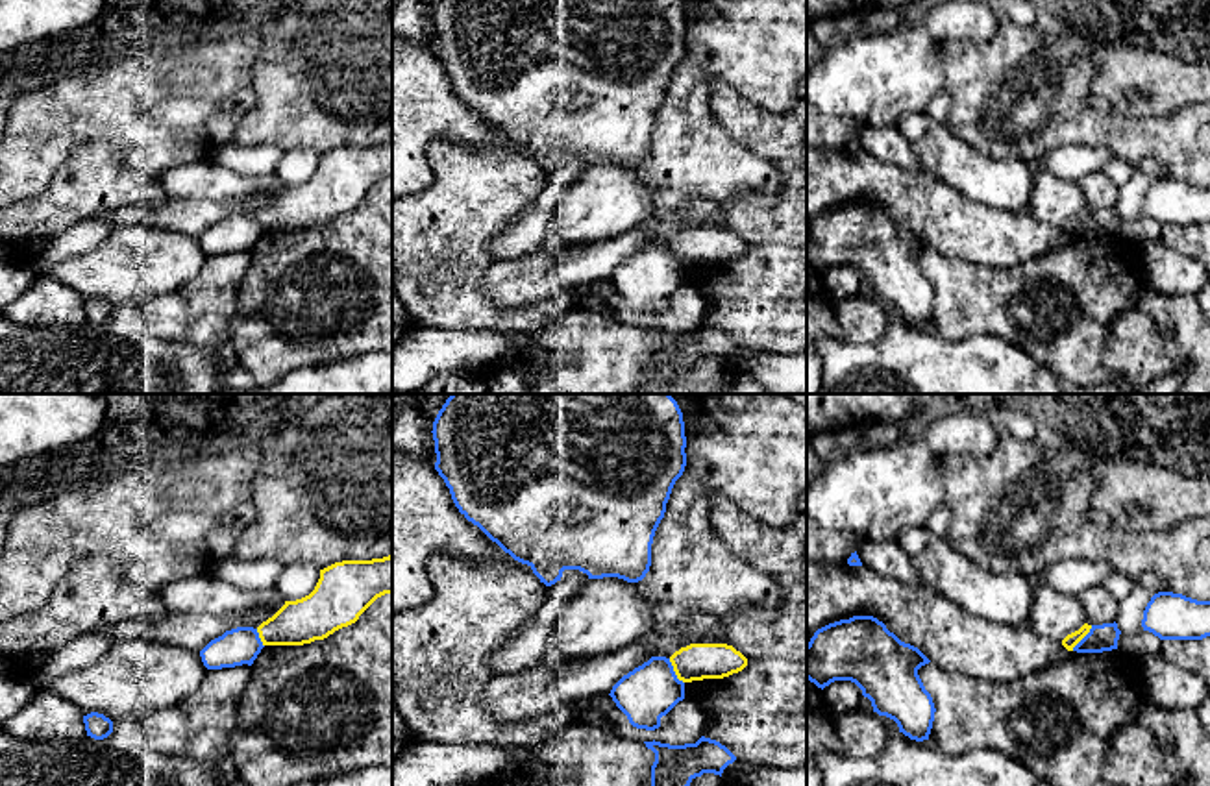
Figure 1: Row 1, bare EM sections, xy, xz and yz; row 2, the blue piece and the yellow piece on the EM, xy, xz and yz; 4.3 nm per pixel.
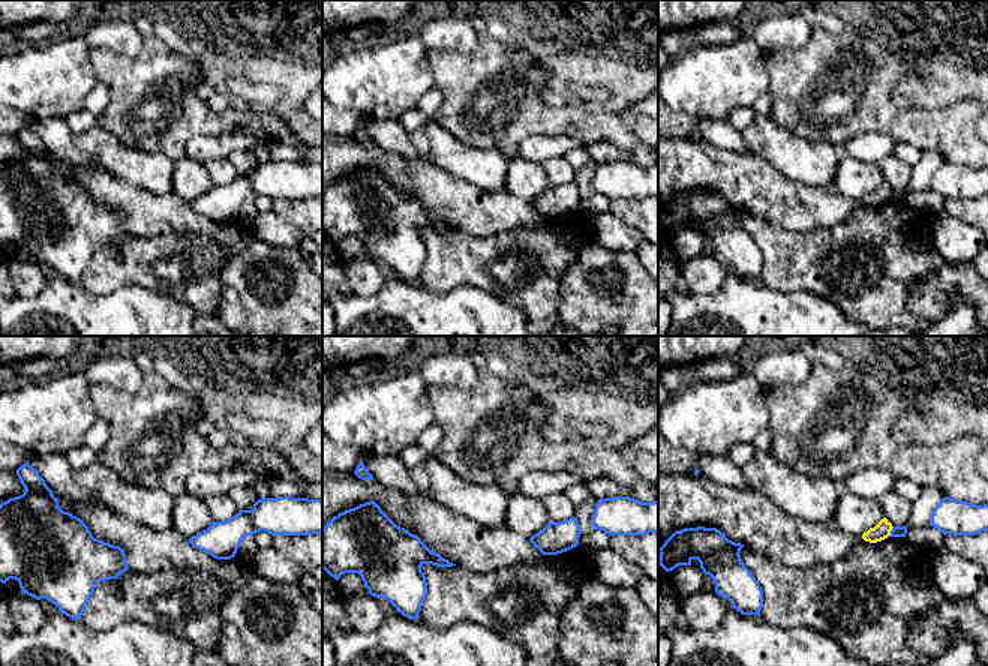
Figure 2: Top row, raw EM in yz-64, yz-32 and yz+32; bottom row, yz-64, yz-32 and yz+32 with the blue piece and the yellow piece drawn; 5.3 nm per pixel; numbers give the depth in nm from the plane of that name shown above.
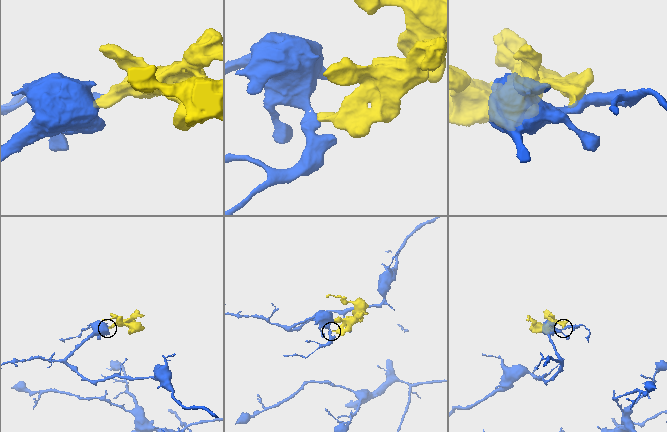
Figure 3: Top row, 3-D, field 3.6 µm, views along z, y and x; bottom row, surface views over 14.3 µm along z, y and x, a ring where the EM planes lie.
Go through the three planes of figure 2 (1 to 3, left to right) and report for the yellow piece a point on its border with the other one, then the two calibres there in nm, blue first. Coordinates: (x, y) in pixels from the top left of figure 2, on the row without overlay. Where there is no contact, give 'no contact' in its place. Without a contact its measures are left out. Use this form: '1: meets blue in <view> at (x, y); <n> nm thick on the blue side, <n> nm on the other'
1: no contact
2: no contact
3: meets blue in yz+32 at (891, 195); 60 nm thick on the blue side, 90 nm on the other

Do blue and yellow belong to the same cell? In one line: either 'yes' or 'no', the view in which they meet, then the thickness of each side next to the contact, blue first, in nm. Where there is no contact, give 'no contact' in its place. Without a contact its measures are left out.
no | xz | 240/160 nm

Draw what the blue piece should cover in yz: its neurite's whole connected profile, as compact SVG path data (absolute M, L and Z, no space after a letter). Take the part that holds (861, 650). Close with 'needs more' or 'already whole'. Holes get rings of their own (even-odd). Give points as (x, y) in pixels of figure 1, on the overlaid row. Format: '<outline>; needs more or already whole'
M873 616L829 623L807 644L807 679L818 688L851 681L871 701L873 712L894 719L910 740L929 740L934 703L918 669L931 660L901 642Z; already whole

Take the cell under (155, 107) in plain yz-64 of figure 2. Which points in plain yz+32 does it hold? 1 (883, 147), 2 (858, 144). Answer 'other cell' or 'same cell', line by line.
1: other cell
2: other cell

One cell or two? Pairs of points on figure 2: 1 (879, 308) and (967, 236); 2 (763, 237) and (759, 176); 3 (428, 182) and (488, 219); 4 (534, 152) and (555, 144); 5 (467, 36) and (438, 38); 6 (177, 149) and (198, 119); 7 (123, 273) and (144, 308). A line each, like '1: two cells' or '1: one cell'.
1: two cells
2: two cells
3: one cell
4: one cell
5: one cell
6: one cell
7: two cells

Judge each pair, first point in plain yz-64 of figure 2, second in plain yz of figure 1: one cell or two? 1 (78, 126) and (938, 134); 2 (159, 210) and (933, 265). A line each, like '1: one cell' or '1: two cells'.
1: two cells
2: two cells

